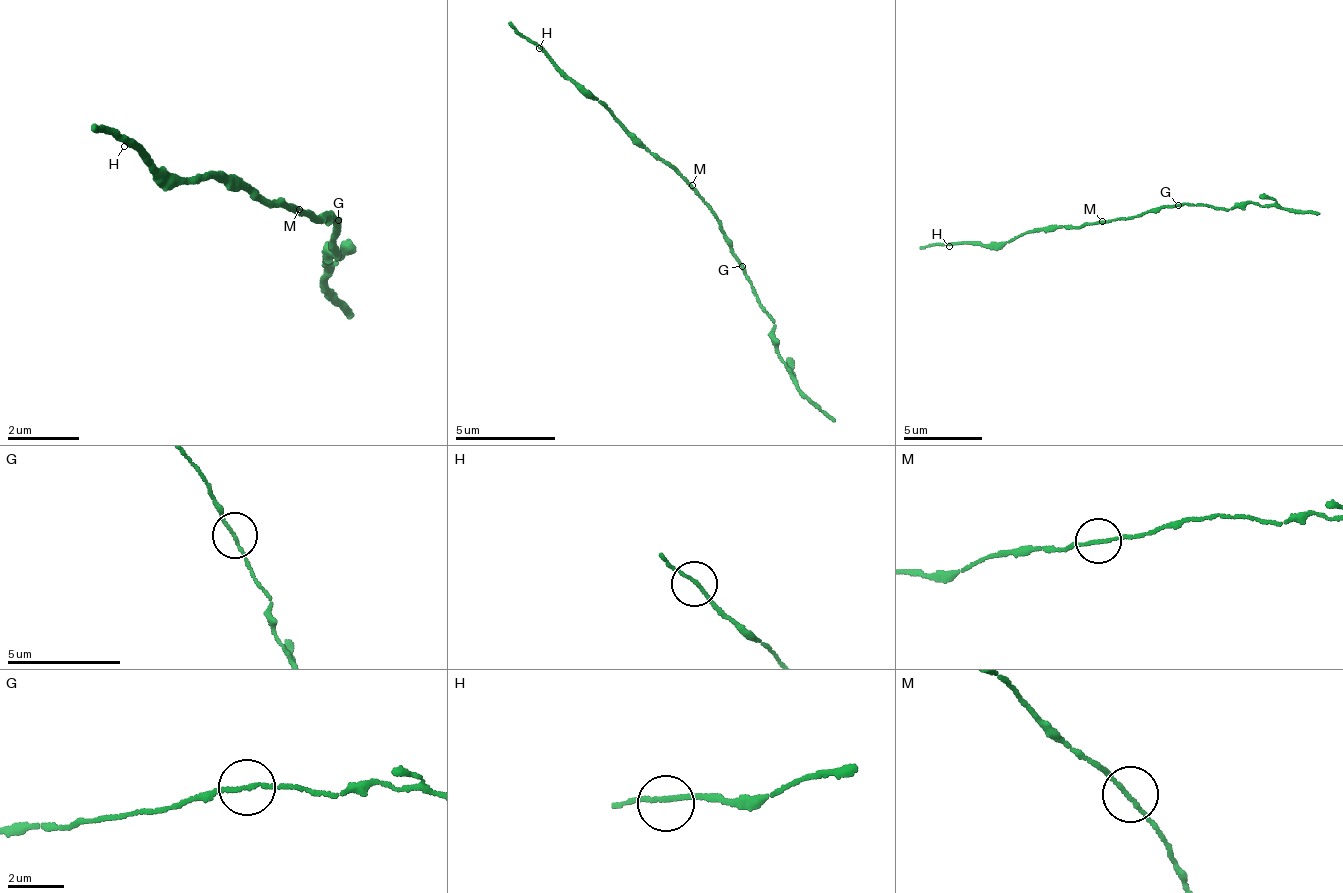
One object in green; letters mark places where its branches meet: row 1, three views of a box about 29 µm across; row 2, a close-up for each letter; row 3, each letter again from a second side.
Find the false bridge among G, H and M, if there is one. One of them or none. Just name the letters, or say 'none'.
G

